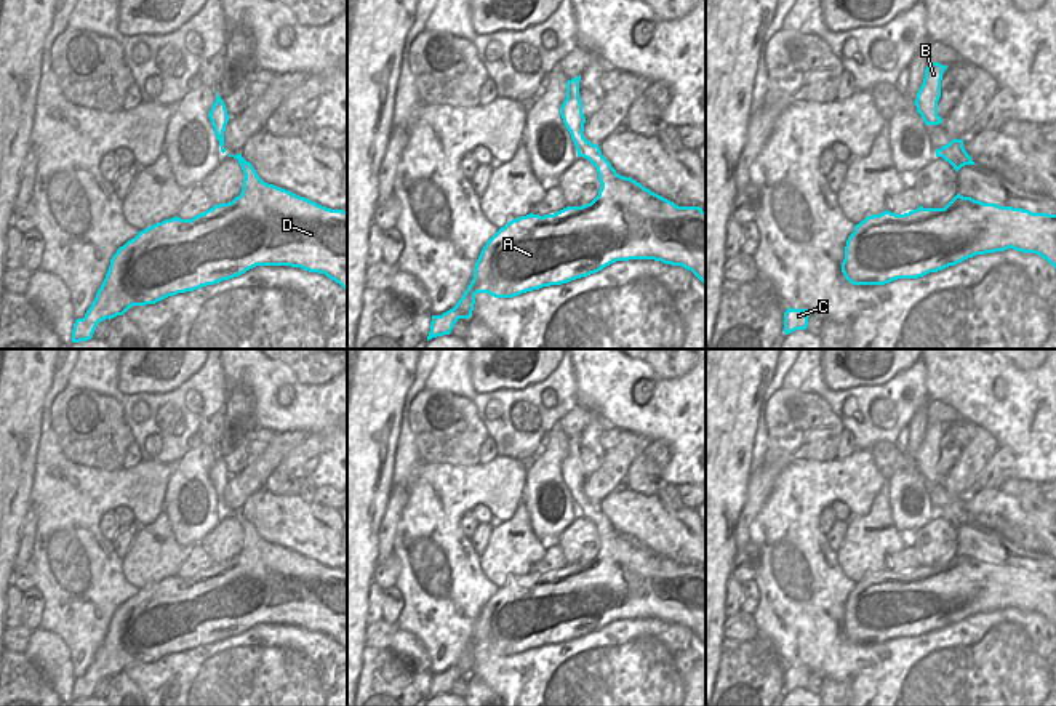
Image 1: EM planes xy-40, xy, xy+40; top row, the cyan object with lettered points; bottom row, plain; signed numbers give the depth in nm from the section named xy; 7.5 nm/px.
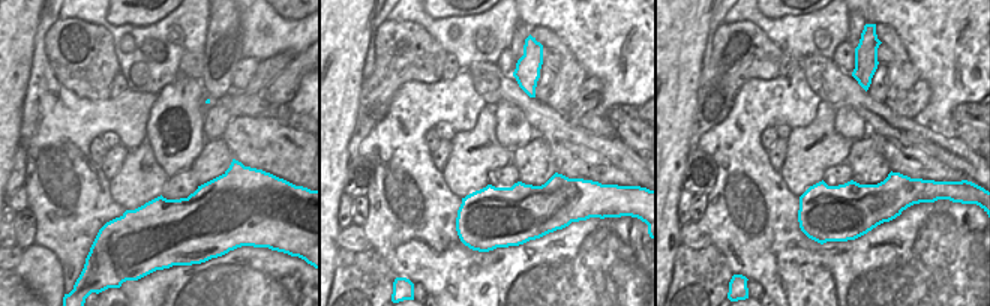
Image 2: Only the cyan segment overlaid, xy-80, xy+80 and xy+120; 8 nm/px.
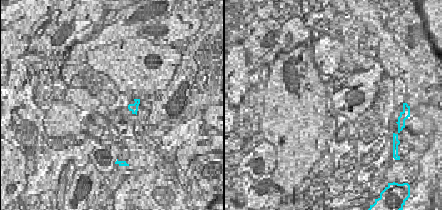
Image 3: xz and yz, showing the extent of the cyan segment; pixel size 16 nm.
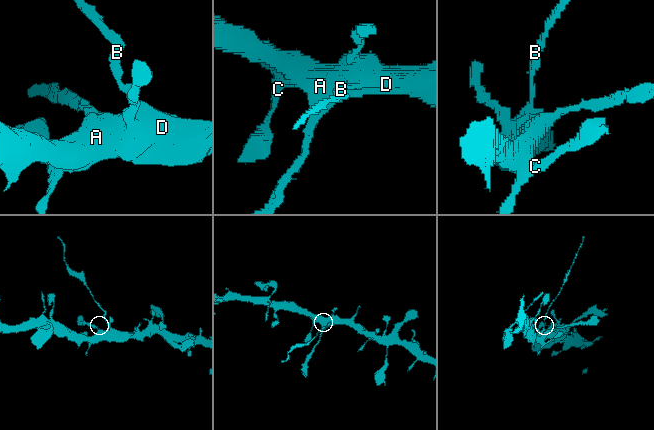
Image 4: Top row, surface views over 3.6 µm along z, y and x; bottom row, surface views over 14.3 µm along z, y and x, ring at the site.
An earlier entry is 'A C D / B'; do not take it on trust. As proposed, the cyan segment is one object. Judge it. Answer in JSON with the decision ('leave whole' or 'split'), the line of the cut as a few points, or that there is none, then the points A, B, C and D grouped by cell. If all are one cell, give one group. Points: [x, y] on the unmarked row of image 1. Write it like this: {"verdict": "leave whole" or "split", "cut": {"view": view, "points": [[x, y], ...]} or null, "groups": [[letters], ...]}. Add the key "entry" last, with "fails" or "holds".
{"verdict": "split", "cut": {"view": "xy", "points": [[591, 501], [576, 506]]}, "groups": [["A", "C", "D"], ["B"]], "entry": "holds"}

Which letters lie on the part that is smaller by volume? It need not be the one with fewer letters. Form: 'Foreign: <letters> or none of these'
Foreign: B

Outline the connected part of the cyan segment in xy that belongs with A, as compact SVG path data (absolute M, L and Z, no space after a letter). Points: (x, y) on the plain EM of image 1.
M598 503L576 506L598 532L598 554L582 565L566 565L554 573L526 573L509 580L483 605L474 637L458 663L432 674L427 700L450 693L459 677L469 677L475 653L514 656L542 645L562 644L587 636L616 620L654 618L691 629L706 644L706 570L699 565L678 565L651 551L632 536L616 532L602 514Z

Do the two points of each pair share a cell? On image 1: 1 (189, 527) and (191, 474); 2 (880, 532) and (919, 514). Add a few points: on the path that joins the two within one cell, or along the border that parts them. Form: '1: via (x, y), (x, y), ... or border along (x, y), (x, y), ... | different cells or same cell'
1: via (180, 516), (176, 498), (180, 489) | same cell
2: border along (888, 489), (892, 524), (903, 535), (904, 543) | different cells

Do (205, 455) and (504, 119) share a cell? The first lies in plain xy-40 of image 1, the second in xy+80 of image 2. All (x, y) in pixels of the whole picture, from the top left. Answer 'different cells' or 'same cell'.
same cell

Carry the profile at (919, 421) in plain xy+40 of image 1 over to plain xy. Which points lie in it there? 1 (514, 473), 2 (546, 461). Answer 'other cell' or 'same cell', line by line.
1: other cell
2: same cell

